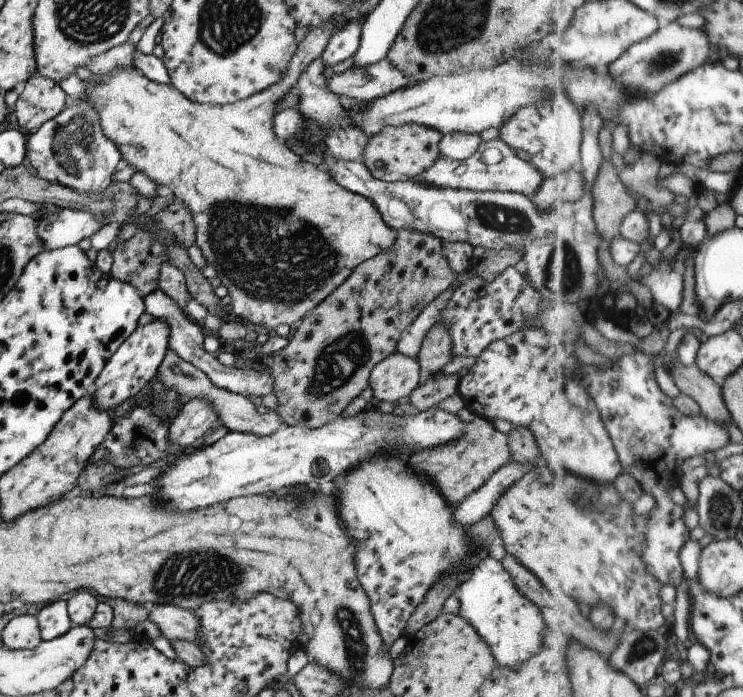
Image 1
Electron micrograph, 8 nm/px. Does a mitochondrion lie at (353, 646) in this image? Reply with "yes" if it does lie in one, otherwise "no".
yes

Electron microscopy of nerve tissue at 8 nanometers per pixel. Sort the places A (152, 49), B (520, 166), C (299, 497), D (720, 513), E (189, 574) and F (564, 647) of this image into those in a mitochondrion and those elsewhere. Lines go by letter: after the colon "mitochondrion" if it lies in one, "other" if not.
A: other
B: other
C: other
D: mitochondrion
E: mitochondrion
F: other

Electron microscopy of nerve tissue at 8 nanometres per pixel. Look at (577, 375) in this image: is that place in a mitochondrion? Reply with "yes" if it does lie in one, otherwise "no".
no

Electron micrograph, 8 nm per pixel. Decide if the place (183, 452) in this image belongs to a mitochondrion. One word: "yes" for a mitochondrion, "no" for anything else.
no

